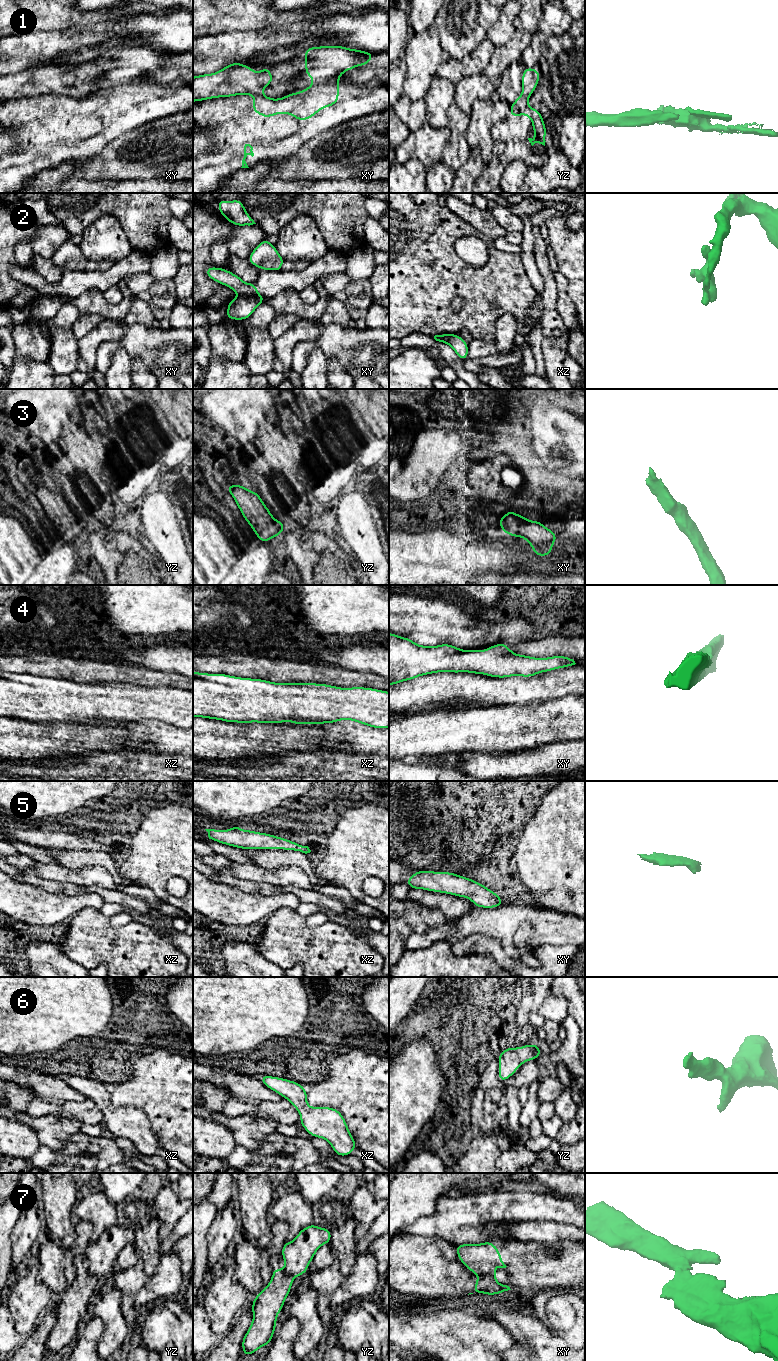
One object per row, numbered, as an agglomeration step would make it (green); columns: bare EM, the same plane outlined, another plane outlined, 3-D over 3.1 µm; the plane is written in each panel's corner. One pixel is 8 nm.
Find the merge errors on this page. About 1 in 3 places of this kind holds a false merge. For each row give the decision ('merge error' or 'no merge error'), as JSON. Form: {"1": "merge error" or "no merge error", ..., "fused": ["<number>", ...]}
{"1": "merge error", "2": "merge error", "3": "no merge error", "4": "merge error", "5": "no merge error", "6": "no merge error", "7": "merge error", "fused": ["1", "2", "4", "7"]}

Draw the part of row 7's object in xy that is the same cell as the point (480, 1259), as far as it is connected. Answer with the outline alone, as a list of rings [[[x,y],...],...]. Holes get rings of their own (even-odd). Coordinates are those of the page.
[[[490,1241],[480,1244],[461,1244],[455,1245],[458,1259],[474,1274],[478,1276],[491,1276],[496,1280],[495,1266],[506,1268],[507,1266],[502,1261],[499,1249]]]

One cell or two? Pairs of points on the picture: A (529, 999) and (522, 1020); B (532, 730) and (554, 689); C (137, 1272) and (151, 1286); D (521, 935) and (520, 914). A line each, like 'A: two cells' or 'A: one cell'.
A: one cell
B: two cells
C: two cells
D: two cells

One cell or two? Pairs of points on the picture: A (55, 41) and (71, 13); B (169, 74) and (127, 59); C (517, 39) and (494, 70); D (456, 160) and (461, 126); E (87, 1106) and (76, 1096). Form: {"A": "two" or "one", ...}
{"A": "two", "B": "two", "C": "one", "D": "one", "E": "two"}

